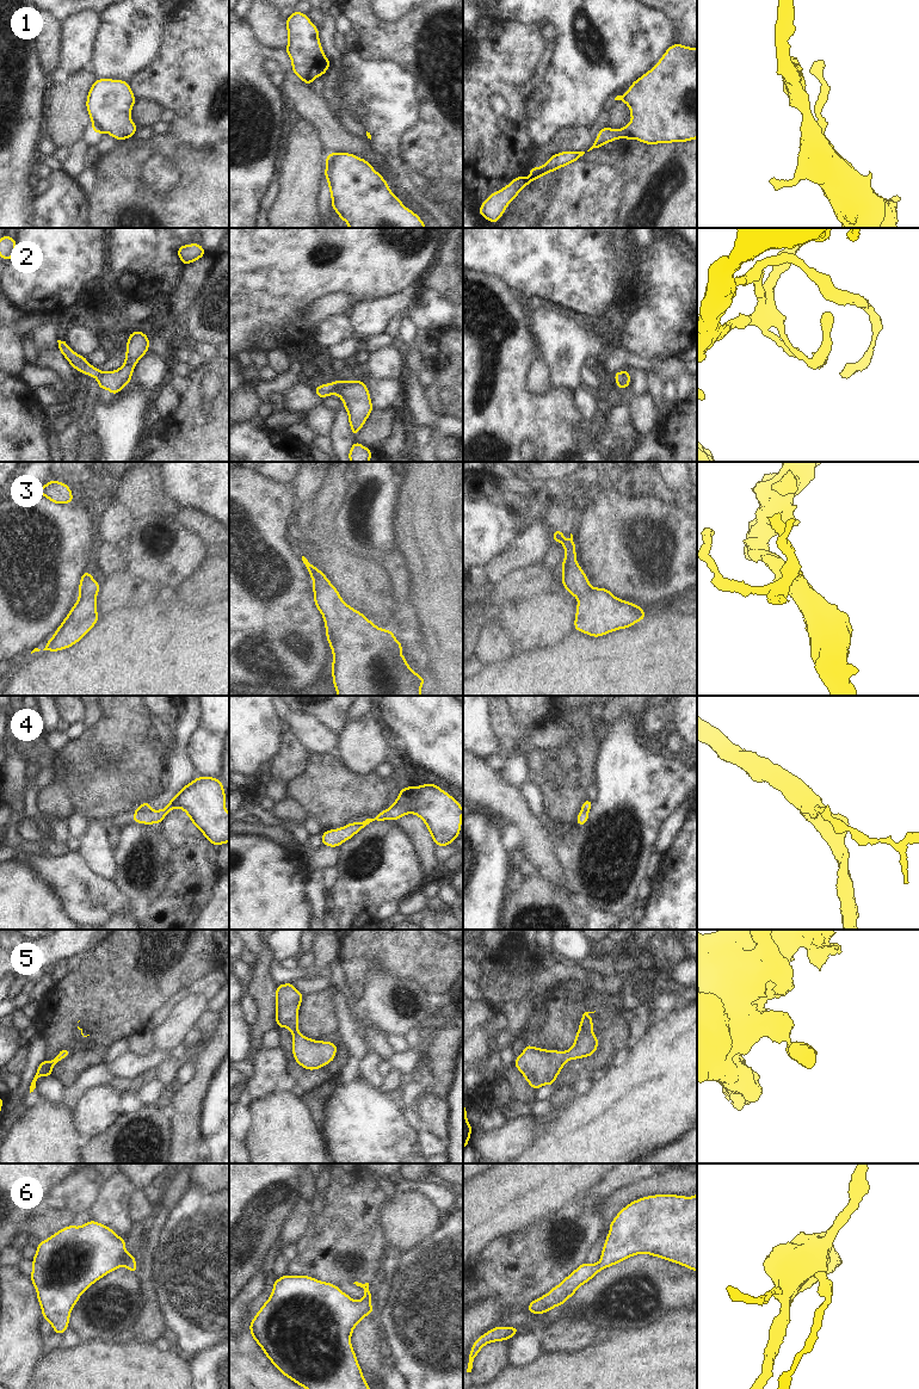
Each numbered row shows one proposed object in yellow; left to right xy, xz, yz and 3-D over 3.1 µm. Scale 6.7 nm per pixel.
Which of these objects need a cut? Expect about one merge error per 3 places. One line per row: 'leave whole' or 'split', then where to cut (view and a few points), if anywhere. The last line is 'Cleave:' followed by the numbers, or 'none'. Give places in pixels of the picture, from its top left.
1: leave whole; no cut
2: leave whole; no cut
3: leave whole; no cut
4: split; cut in xy along (150, 809), (143, 813)
5: leave whole; no cut
6: leave whole; no cut
Cleave: 4

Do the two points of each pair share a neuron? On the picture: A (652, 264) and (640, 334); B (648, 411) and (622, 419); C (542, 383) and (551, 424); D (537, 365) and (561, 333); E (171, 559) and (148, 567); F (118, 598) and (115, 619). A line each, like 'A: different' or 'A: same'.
A: same
B: different
C: different
D: different
E: same
F: different

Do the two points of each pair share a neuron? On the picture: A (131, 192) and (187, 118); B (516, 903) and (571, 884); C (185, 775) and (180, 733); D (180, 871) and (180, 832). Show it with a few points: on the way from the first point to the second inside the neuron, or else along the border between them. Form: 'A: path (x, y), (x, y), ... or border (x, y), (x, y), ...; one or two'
A: border (170, 134), (198, 152); two
B: path (529, 903), (551, 903), (557, 897); one
C: path (180, 764), (180, 744); one
D: path (180, 862), (180, 841); one

